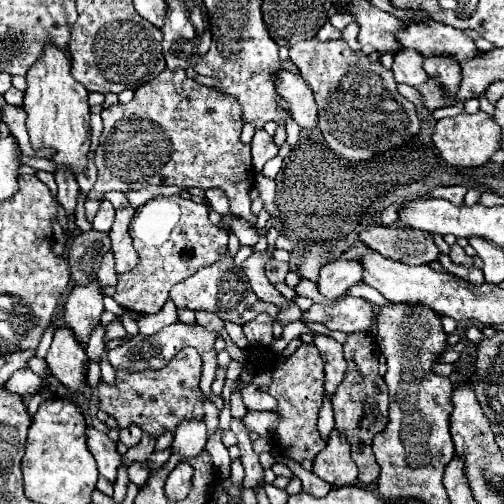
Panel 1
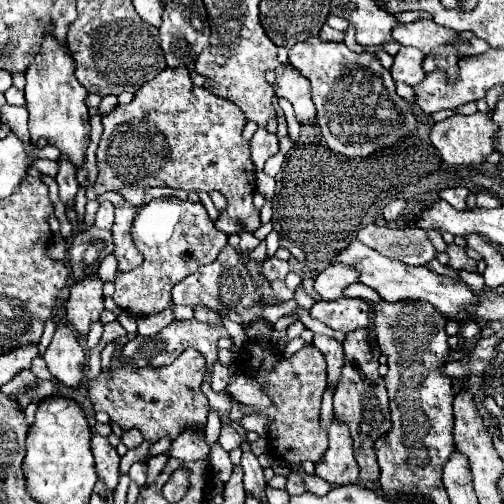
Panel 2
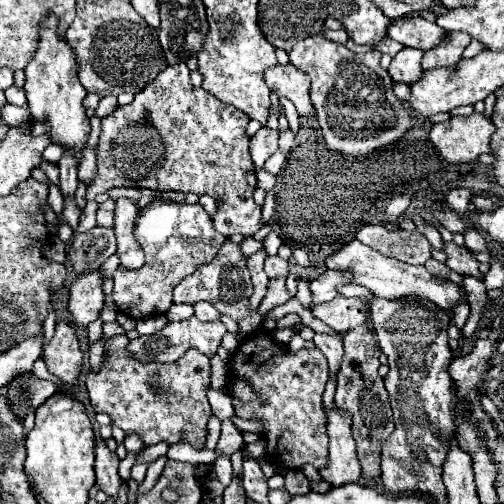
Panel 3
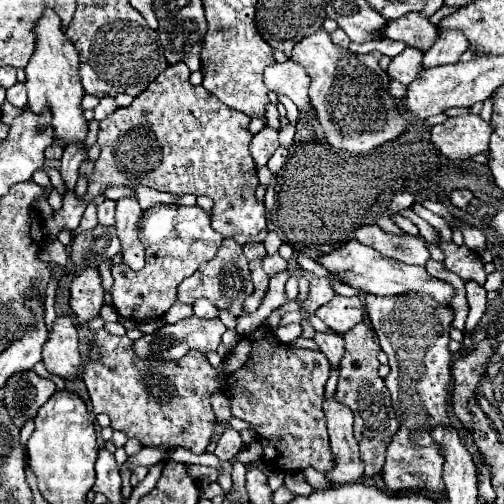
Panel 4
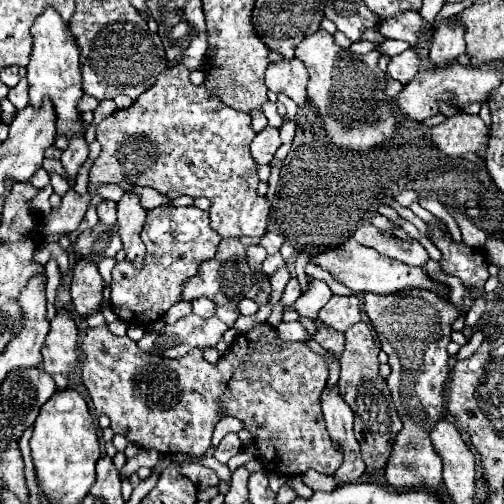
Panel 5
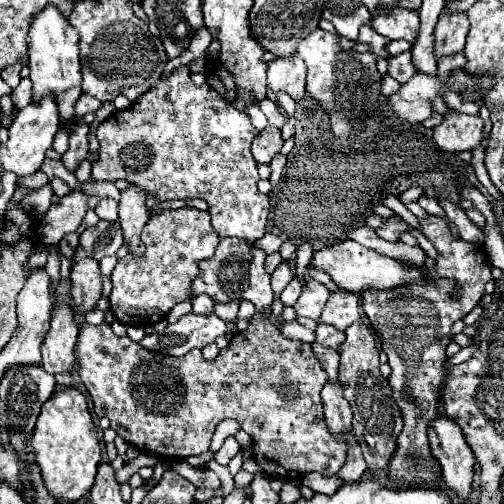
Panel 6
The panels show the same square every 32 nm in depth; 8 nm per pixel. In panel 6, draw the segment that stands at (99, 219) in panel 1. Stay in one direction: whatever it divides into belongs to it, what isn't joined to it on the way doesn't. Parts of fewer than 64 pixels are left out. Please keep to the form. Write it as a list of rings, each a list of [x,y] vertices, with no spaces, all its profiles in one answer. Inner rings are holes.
[[[102,198],[94,210],[96,210],[100,220],[106,220],[106,222],[116,222],[118,220],[118,202],[116,200]]]

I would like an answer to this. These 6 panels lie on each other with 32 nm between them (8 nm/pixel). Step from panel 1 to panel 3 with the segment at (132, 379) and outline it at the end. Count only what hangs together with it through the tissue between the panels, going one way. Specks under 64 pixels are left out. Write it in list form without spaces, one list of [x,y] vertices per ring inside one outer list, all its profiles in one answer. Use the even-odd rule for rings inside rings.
[[[126,336],[108,340],[106,348],[110,350],[110,360],[102,364],[98,374],[90,372],[86,376],[92,408],[96,412],[106,412],[112,418],[112,424],[122,428],[126,434],[136,432],[142,436],[146,446],[158,444],[160,440],[174,444],[182,438],[198,448],[204,446],[206,424],[212,414],[206,398],[206,388],[210,386],[208,358],[196,350],[188,350],[172,364],[140,364],[124,354],[126,346]]]

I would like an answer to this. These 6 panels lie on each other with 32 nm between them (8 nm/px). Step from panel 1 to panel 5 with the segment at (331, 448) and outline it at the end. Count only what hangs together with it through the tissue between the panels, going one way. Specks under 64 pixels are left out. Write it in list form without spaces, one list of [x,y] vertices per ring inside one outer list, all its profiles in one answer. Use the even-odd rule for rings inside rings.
[[[326,388],[324,390],[322,412],[324,412],[328,434],[332,436],[332,442],[336,444],[336,448],[340,448],[340,452],[344,456],[342,472],[346,478],[334,478],[334,480],[338,484],[356,482],[364,474],[366,465],[362,460],[358,440],[354,438],[354,432],[352,432],[354,414],[348,408],[348,404],[344,404],[344,400],[340,400],[338,388],[334,388],[334,390]],[[354,468],[360,468],[360,470],[354,470]]]

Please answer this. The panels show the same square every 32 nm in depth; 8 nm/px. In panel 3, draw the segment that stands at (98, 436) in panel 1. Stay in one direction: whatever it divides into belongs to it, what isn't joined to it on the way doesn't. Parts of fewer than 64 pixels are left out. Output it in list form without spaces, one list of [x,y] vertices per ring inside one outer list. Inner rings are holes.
[[[96,438],[94,442],[94,454],[96,454],[96,484],[116,500],[118,486],[120,486],[120,474],[118,474],[118,456],[106,446],[106,440]]]

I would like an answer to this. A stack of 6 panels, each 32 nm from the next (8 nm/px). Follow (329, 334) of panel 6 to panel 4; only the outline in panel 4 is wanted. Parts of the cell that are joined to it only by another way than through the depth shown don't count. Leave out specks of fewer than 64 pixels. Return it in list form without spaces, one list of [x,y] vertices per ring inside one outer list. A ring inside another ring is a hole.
[[[318,332],[314,336],[314,342],[318,344],[320,352],[328,358],[330,368],[338,368],[344,354],[344,338],[336,332]]]

